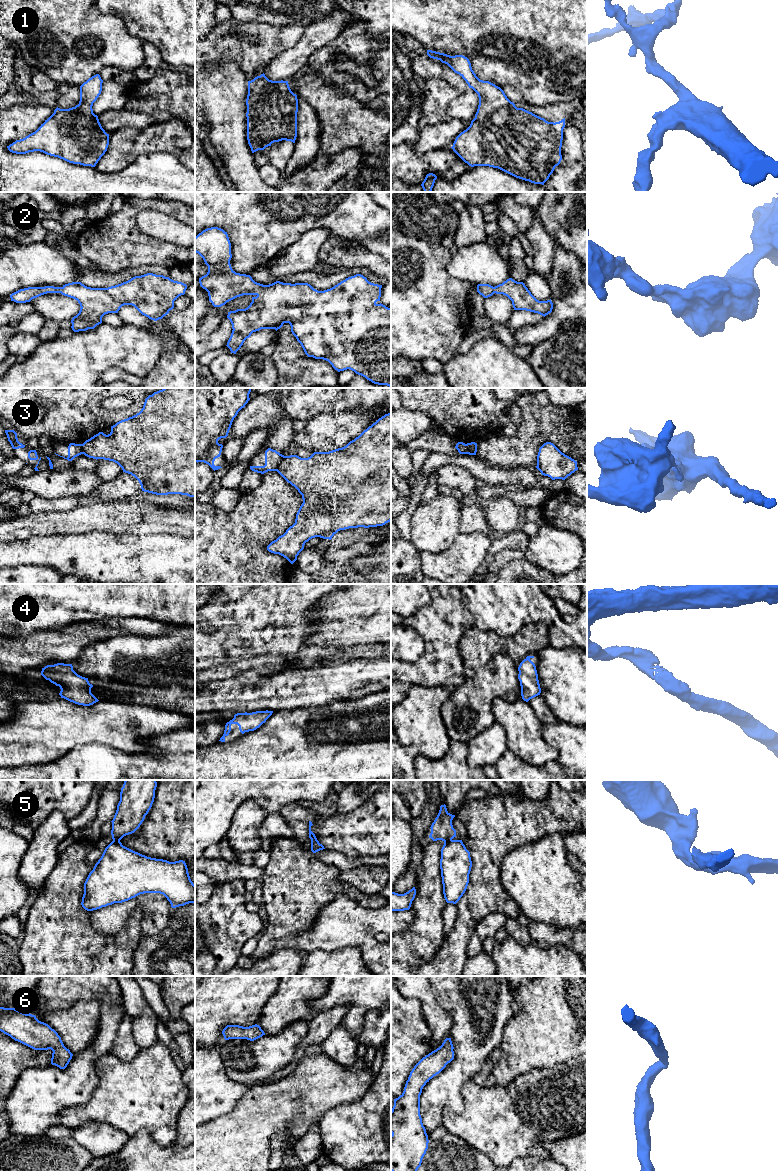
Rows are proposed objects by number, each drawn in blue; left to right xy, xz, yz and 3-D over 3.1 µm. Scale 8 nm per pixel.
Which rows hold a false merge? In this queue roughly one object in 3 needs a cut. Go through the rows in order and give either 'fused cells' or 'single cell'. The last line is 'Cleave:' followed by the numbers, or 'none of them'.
1: single cell
2: single cell
3: fused cells
4: single cell
5: fused cells
6: single cell
Cleave: 3, 5

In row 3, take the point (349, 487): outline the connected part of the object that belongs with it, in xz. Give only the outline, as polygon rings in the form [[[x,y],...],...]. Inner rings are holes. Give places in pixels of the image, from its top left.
[[[391,413],[385,414],[379,418],[375,423],[364,430],[358,437],[350,441],[346,446],[342,448],[338,448],[329,452],[314,452],[308,458],[301,458],[297,455],[284,456],[276,471],[288,483],[290,483],[298,490],[303,499],[303,503],[296,514],[295,523],[290,526],[283,535],[279,536],[276,540],[272,541],[267,546],[267,550],[269,552],[283,556],[291,564],[297,560],[297,556],[304,549],[305,543],[312,538],[320,537],[323,539],[331,540],[332,537],[340,530],[358,527],[369,528],[385,525],[391,521]]]

